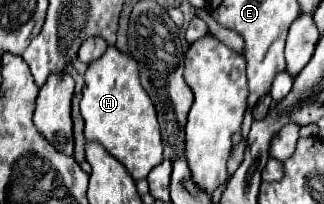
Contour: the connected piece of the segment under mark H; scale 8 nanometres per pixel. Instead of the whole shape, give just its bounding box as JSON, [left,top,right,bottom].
[80,46,162,180]

